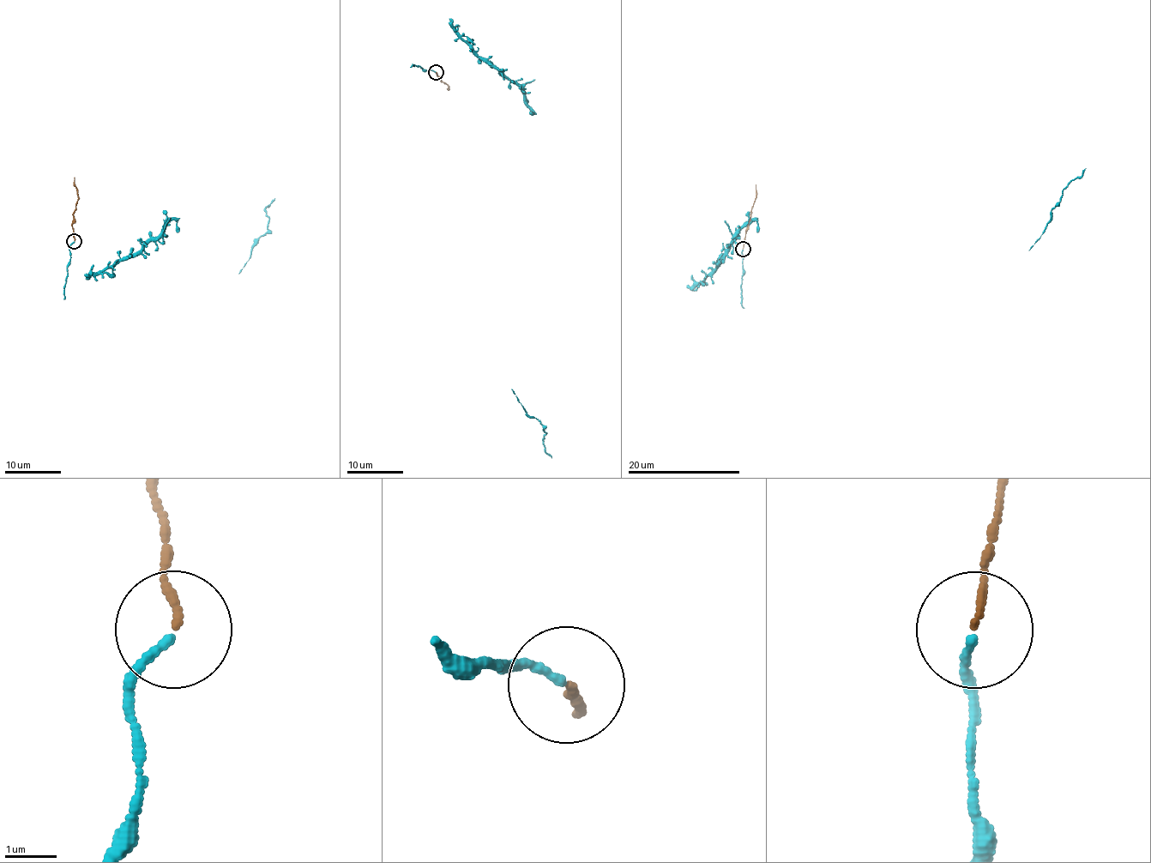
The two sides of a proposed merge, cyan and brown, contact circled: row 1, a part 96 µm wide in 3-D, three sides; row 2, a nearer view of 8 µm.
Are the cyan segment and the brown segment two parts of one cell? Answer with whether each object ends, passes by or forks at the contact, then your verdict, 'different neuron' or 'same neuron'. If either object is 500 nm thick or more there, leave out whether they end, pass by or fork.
cyan ends; brown ends; same neuron

